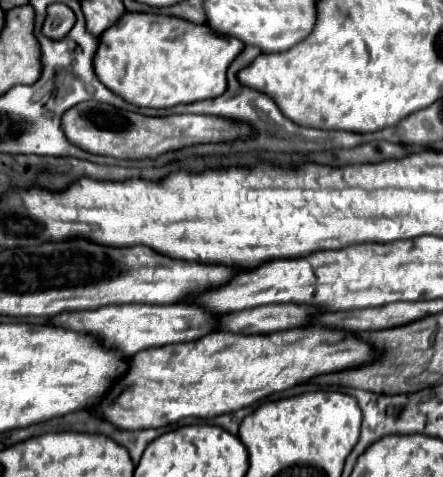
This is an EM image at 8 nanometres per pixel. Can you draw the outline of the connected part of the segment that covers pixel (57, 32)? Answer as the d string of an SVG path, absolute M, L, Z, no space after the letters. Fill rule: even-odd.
M50 4L48 18L46 18L46 24L42 30L52 40L58 40L58 38L66 36L74 24L76 24L76 14L66 4Z

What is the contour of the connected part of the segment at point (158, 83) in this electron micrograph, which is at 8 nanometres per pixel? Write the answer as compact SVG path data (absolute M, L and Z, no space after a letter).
M126 12L116 26L108 28L106 34L100 36L94 66L102 84L106 84L106 88L110 88L126 102L142 108L172 108L178 104L190 104L222 96L226 92L226 70L242 50L244 46L240 40L232 36L226 38L210 30L206 24L192 24L178 16L154 12Z

